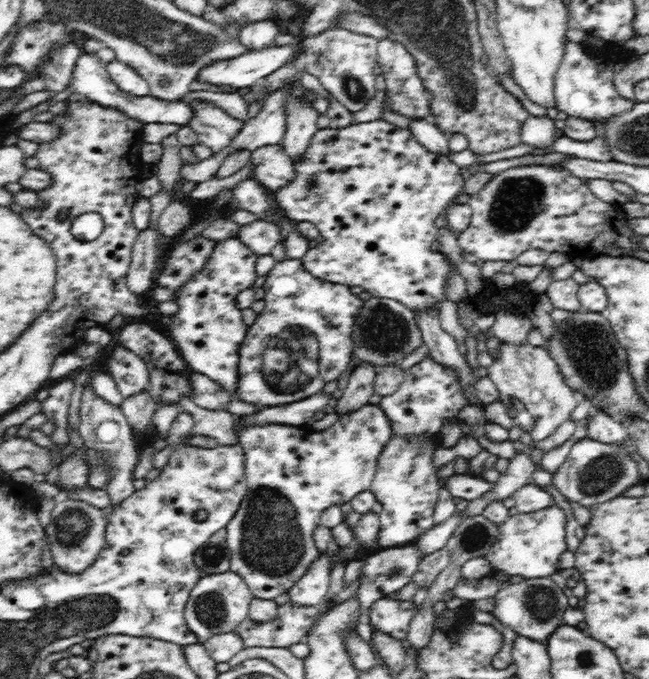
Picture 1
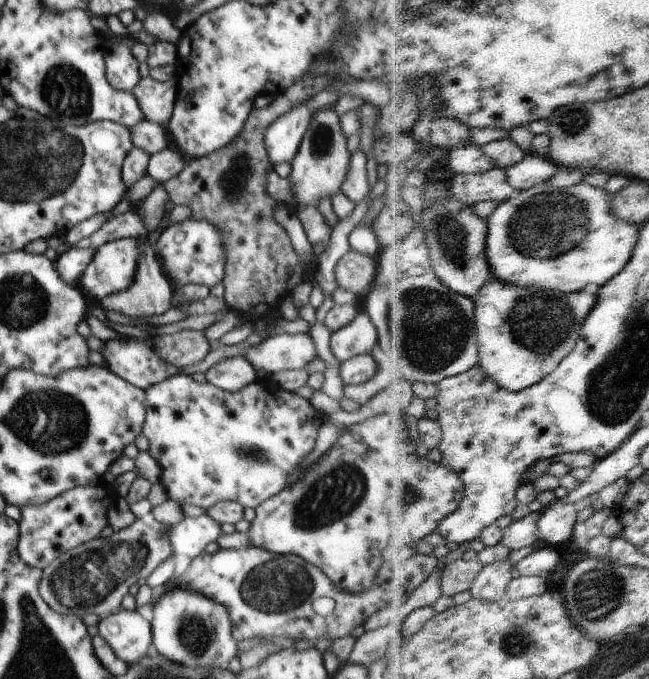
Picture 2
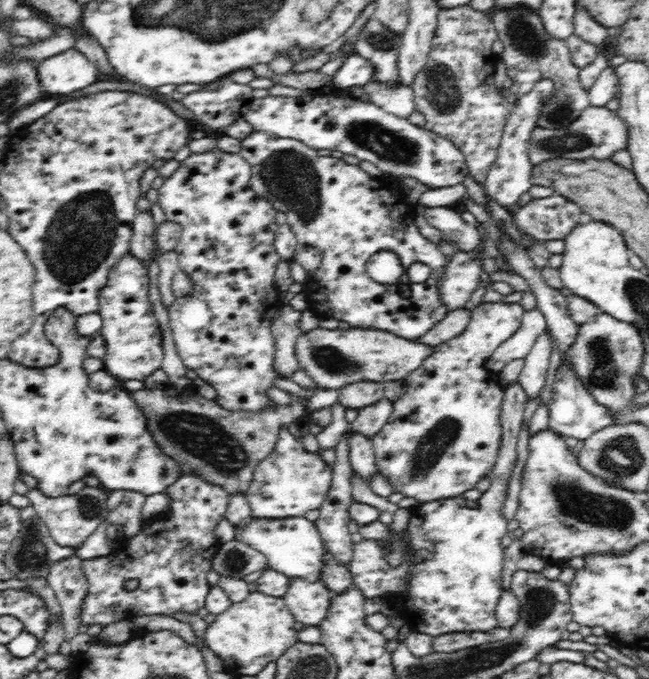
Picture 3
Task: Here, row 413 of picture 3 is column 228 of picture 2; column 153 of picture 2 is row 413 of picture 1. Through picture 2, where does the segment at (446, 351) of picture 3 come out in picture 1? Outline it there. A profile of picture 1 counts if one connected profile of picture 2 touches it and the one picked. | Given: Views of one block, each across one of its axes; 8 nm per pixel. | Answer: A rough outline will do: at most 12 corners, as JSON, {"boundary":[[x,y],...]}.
{"boundary":[[411,366],[379,406],[406,439],[440,434],[468,405],[453,370]]}

